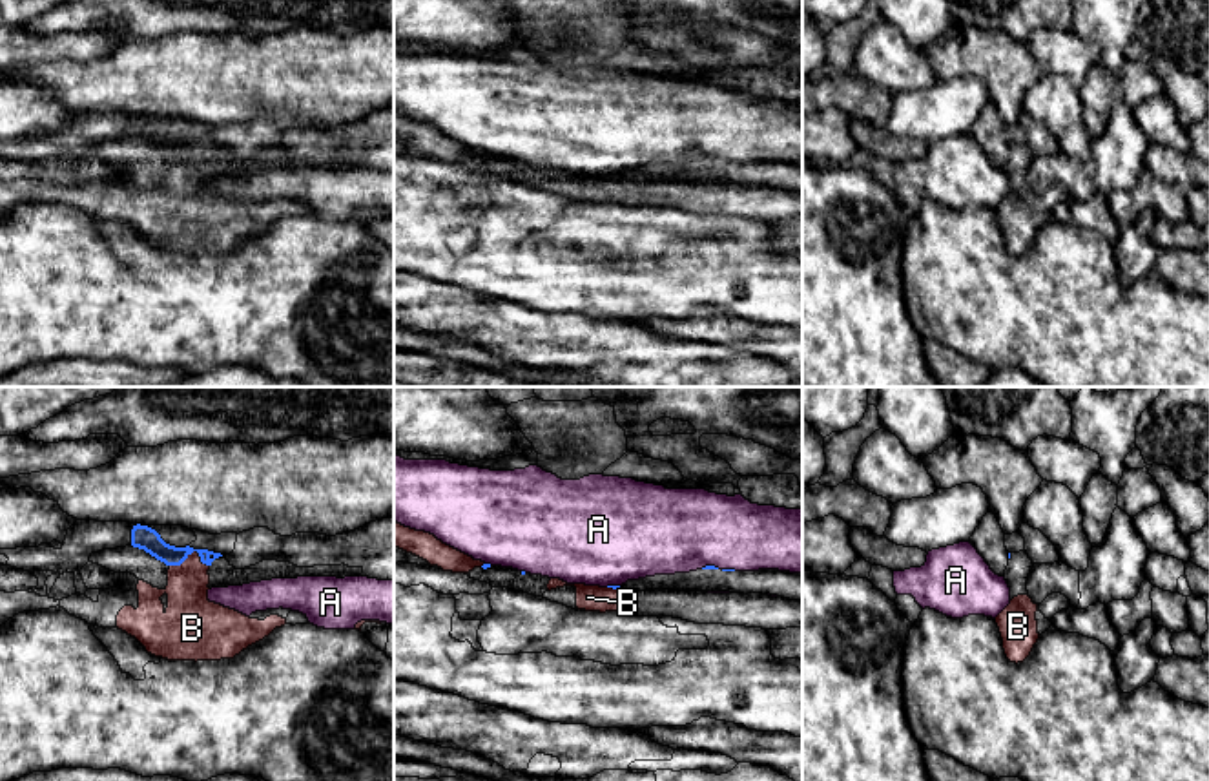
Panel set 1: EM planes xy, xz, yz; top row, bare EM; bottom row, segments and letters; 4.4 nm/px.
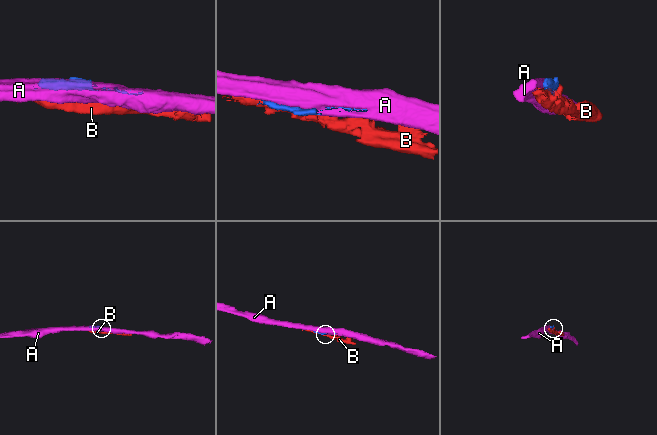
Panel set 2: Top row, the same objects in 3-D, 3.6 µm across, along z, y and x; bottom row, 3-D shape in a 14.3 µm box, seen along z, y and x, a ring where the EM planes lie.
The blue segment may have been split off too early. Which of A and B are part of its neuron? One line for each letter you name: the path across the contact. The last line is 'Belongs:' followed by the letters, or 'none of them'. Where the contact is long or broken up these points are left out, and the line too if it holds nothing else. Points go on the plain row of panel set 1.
Belongs: none of them

